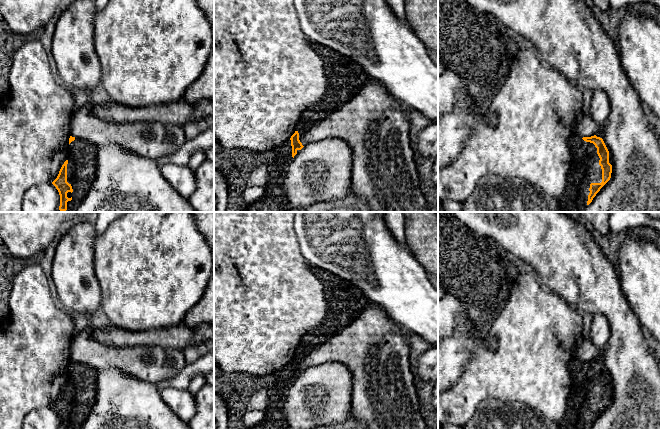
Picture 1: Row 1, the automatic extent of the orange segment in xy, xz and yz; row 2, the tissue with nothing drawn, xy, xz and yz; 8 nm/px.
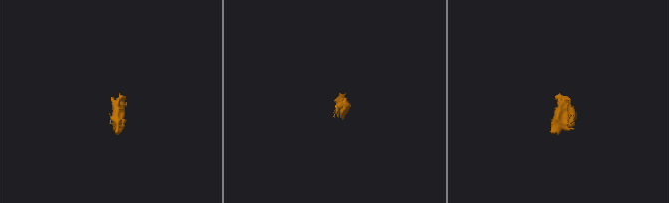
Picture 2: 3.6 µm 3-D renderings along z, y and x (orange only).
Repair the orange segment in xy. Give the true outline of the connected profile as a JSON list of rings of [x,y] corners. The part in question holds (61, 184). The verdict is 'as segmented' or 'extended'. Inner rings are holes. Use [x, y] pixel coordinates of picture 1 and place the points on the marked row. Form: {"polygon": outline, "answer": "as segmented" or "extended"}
{"polygon": [[[70,136],[68,157],[52,182],[60,195],[60,212],[73,212],[96,177],[97,146]]], "answer": "extended"}

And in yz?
{"polygon": [[[601,128],[591,137],[574,135],[570,138],[573,160],[569,186],[557,198],[563,212],[583,212],[610,180],[612,159],[602,138]]], "answer": "extended"}

